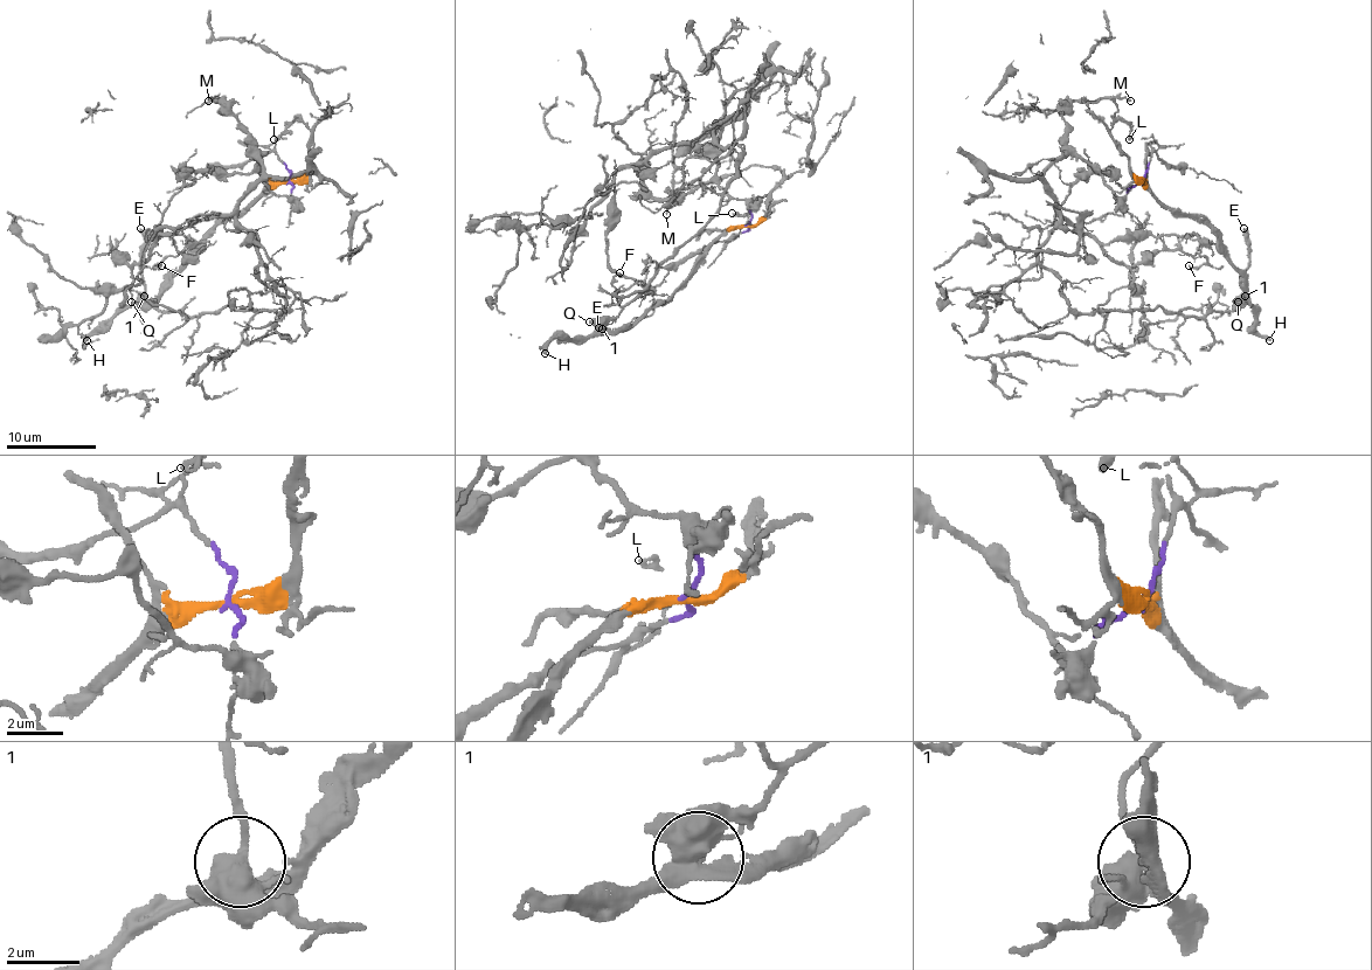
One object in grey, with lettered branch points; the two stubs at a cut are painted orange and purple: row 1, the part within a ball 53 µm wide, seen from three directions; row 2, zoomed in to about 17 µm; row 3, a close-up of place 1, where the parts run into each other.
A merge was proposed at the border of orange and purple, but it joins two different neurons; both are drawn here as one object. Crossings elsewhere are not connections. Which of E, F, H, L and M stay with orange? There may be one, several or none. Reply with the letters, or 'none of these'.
E, H, L

